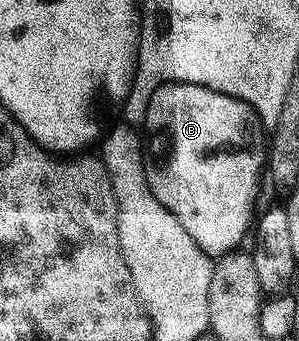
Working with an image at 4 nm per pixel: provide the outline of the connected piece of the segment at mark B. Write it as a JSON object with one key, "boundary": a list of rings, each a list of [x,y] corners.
{"boundary":[[[166,83],[152,93],[144,127],[154,134],[148,139],[146,180],[156,201],[184,225],[188,237],[196,241],[203,255],[219,257],[233,252],[251,230],[256,215],[254,202],[258,199],[258,182],[261,179],[263,182],[264,164],[268,159],[267,144],[262,144],[262,120],[254,108],[236,97],[200,85]]]}

